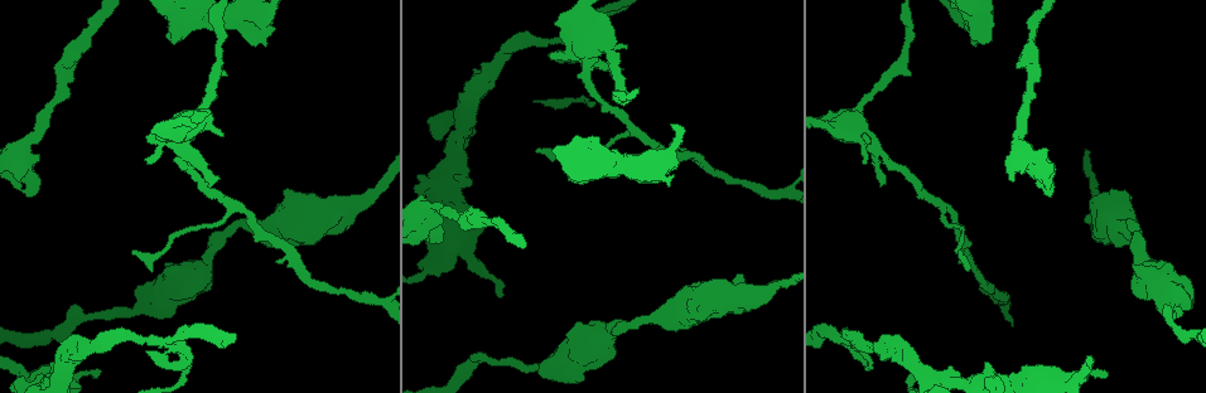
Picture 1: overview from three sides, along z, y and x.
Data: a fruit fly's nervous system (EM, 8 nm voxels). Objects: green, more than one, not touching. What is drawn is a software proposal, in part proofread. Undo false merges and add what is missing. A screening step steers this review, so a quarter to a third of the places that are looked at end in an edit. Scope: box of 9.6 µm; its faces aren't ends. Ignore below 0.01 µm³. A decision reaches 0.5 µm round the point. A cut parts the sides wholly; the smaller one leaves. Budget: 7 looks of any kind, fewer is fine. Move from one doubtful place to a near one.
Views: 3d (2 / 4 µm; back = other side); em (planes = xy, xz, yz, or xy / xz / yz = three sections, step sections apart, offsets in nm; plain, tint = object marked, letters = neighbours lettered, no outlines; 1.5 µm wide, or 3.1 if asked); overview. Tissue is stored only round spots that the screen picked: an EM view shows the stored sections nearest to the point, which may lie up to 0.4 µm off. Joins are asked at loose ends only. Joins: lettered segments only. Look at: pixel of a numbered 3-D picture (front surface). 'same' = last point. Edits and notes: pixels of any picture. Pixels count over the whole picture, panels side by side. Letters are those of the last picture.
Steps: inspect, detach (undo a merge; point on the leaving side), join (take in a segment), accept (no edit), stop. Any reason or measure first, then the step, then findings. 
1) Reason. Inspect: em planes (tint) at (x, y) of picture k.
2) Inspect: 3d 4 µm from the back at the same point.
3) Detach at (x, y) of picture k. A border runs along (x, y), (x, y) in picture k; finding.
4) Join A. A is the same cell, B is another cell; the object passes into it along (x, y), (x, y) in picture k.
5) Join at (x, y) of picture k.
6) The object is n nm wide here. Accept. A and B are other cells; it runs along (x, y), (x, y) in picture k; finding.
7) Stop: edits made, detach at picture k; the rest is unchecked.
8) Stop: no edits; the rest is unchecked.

Free end. Inspect: 3d 2 µm at (881, 185) of picture 1.

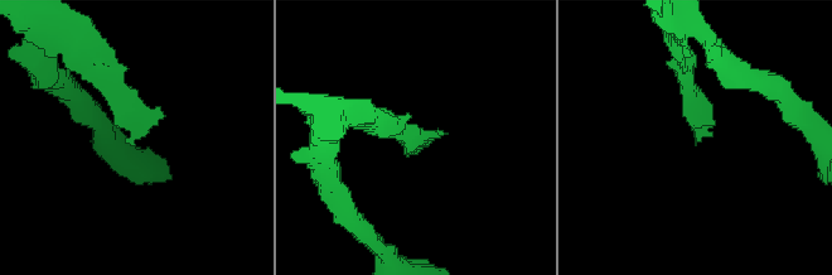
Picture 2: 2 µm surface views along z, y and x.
Inspect: em xy step 8 (letters) at (695, 137) of picture 2.

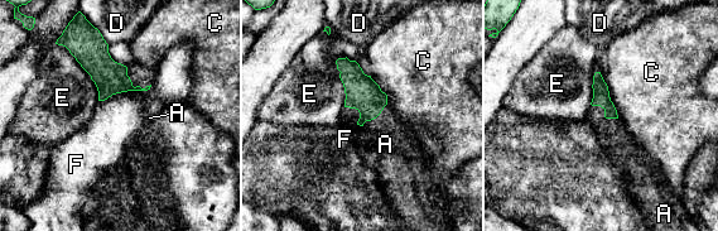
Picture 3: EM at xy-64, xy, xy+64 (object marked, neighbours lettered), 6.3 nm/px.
Cut it another way. Inspect: em yz step 8 (letters) at the same point.

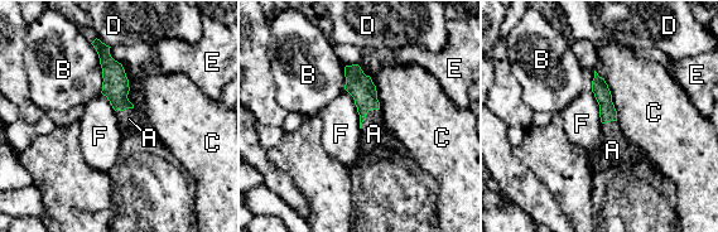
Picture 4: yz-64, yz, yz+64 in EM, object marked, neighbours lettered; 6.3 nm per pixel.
Join A. A is the same cell, B, C, D, E and F are other cells; the object passes into it along (360, 86), (365, 115), (374, 134) in picture 4; it goes on there.

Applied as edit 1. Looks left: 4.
Abrupt turn. Inspect: em xy step 8 (letters) at (560, 60) of picture 1.

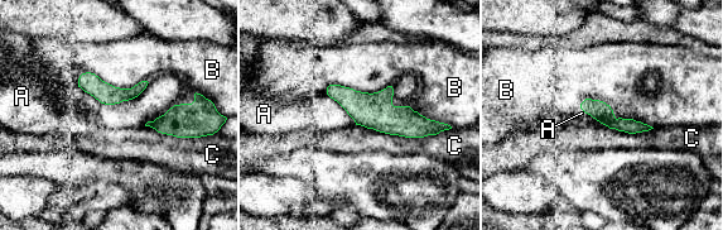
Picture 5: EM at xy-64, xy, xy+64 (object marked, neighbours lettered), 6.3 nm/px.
Accept. A, B and C are other cells; a border runs along (149, 82), (114, 104), (77, 86) in picture 5; one neuron here.

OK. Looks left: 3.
Free end. Inspect: em planes (letters) at (450, 266) of picture 1.

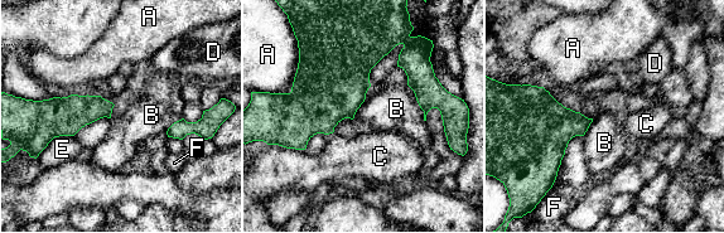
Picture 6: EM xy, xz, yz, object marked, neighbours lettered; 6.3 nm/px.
Accept. A, B, C, D, E and F are other cells; a border runs along (408, 85), (423, 111), (424, 121) in picture 6; none of them fits.

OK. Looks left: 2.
Stop: edits made, join at picture 4; the rest is unchecked.

